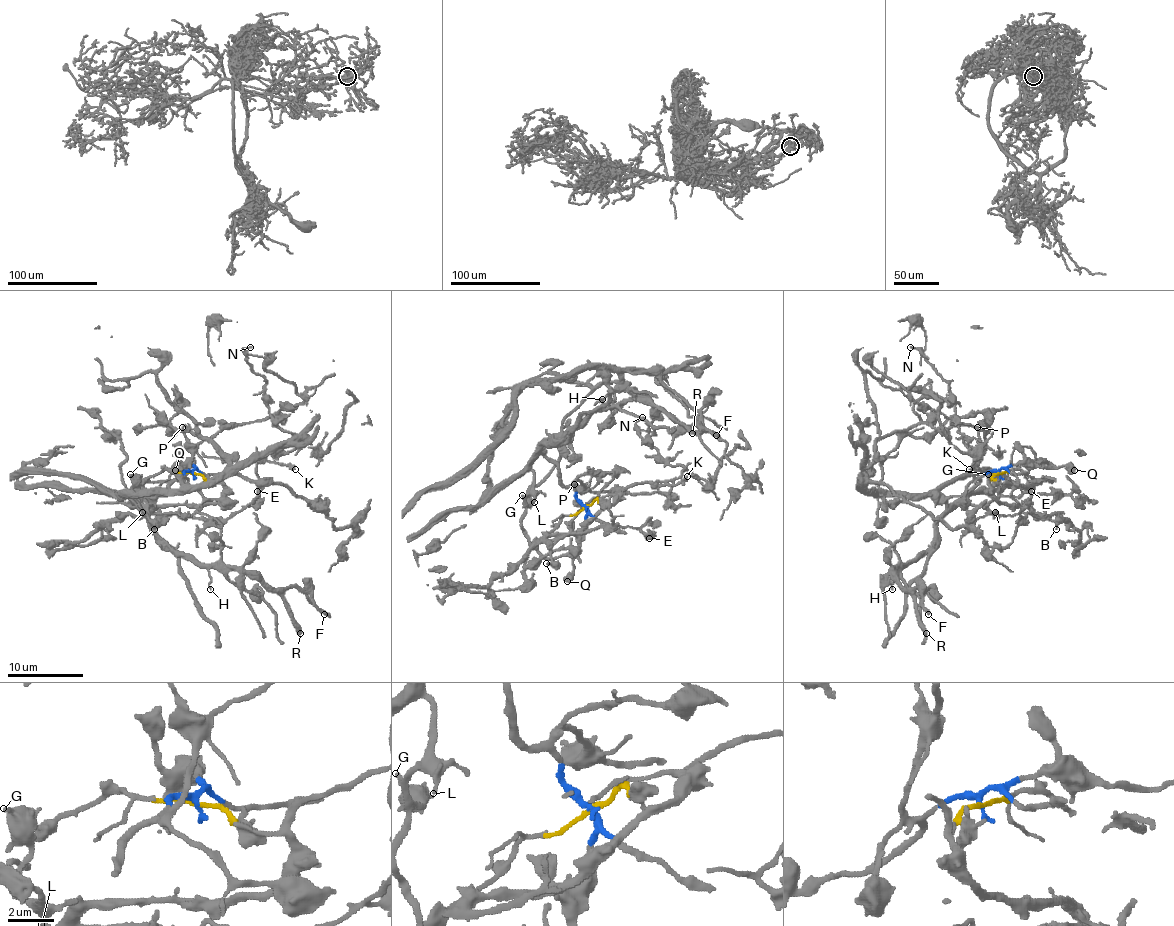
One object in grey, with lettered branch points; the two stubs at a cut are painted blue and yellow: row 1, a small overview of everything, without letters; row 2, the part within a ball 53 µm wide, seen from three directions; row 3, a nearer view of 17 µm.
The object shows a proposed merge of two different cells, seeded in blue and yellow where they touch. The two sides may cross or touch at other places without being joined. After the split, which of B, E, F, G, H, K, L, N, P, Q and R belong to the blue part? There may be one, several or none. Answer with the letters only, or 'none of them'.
F, G, H, L, P, Q, R

